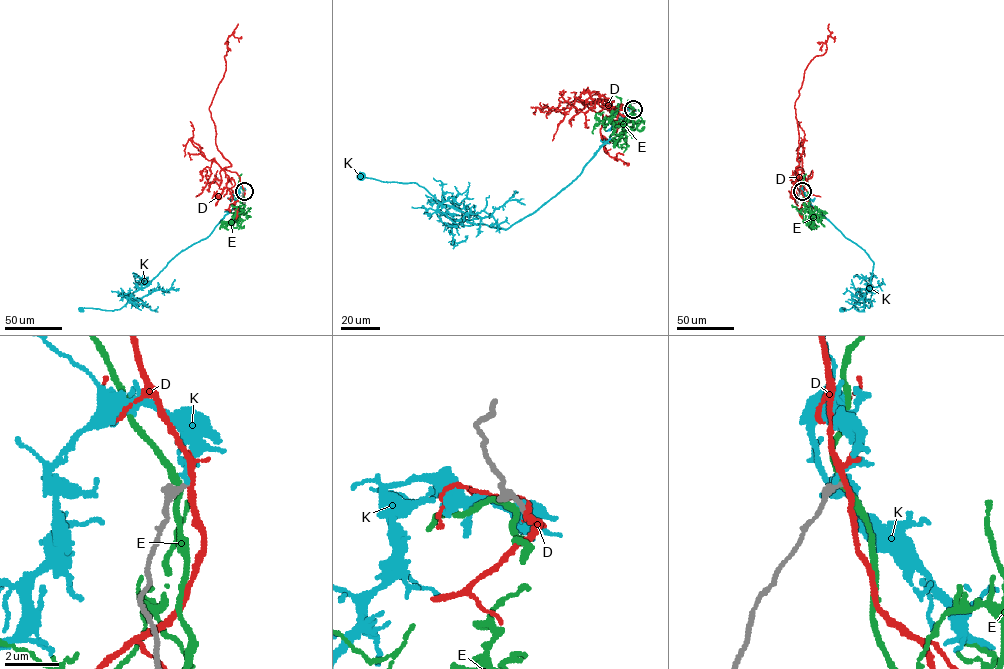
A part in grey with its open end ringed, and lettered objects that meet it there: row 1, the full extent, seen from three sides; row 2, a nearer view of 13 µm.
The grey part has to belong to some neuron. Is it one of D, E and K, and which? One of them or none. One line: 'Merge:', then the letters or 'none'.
Merge: none

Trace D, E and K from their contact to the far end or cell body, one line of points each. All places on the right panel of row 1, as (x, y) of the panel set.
D: (801, 191), (803, 172), (795, 168), (799, 162), (795, 101), (805, 69), (814, 57), (826, 50), (829, 24)
E: (801, 191), (812, 217), (804, 221), (799, 210), (792, 206)
K: (801, 191), (801, 187), (812, 207), (861, 248), (874, 263), (868, 291), (851, 308), (841, 309)

